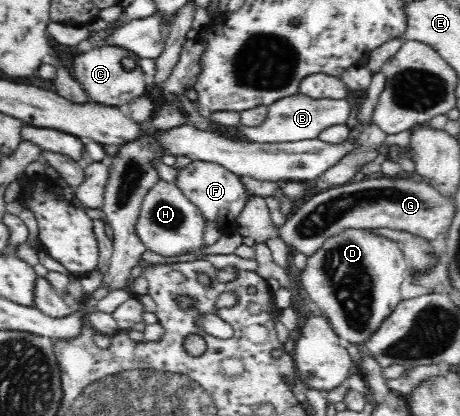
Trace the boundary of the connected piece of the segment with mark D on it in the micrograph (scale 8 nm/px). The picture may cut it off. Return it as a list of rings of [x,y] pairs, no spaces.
[[[346,229],[344,233],[330,237],[309,256],[307,270],[297,273],[308,296],[328,316],[336,333],[357,346],[370,341],[403,301],[400,285],[407,281],[410,270],[410,262],[396,241],[377,235],[370,237],[370,234],[367,229]]]

